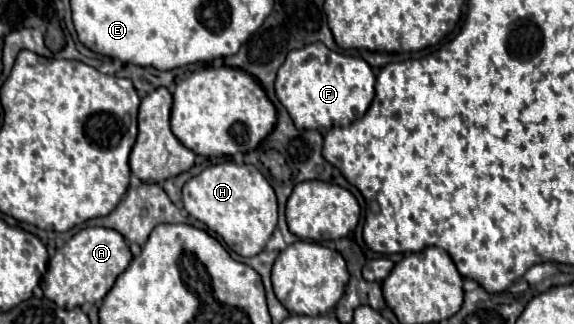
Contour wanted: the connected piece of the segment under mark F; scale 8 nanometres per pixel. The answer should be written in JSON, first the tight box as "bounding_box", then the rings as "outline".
{"bounding_box":[276,43,374,129],"outline":[[[312,43],[288,53],[278,69],[276,97],[298,129],[330,129],[334,125],[350,123],[366,113],[374,99],[374,73],[360,57],[340,55],[330,51],[324,43]]]}

